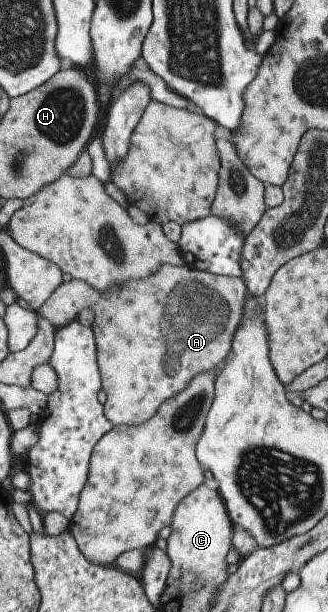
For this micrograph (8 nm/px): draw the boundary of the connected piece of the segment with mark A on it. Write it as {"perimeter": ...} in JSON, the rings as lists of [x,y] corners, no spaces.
{"perimeter":[[[161,264],[153,275],[115,284],[113,289],[106,292],[73,278],[57,287],[37,313],[59,329],[77,319],[84,309],[92,310],[94,320],[91,329],[96,339],[102,389],[106,393],[105,415],[115,426],[139,425],[153,417],[165,400],[182,392],[192,377],[221,368],[232,349],[235,332],[242,323],[246,299],[246,282],[243,278],[215,275],[187,264]]]}

